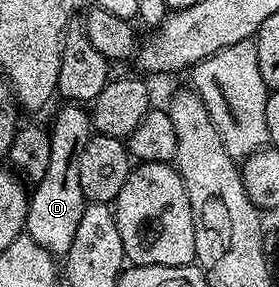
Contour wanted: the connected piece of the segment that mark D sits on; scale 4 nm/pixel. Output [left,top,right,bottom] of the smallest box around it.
[25,104,92,256]

